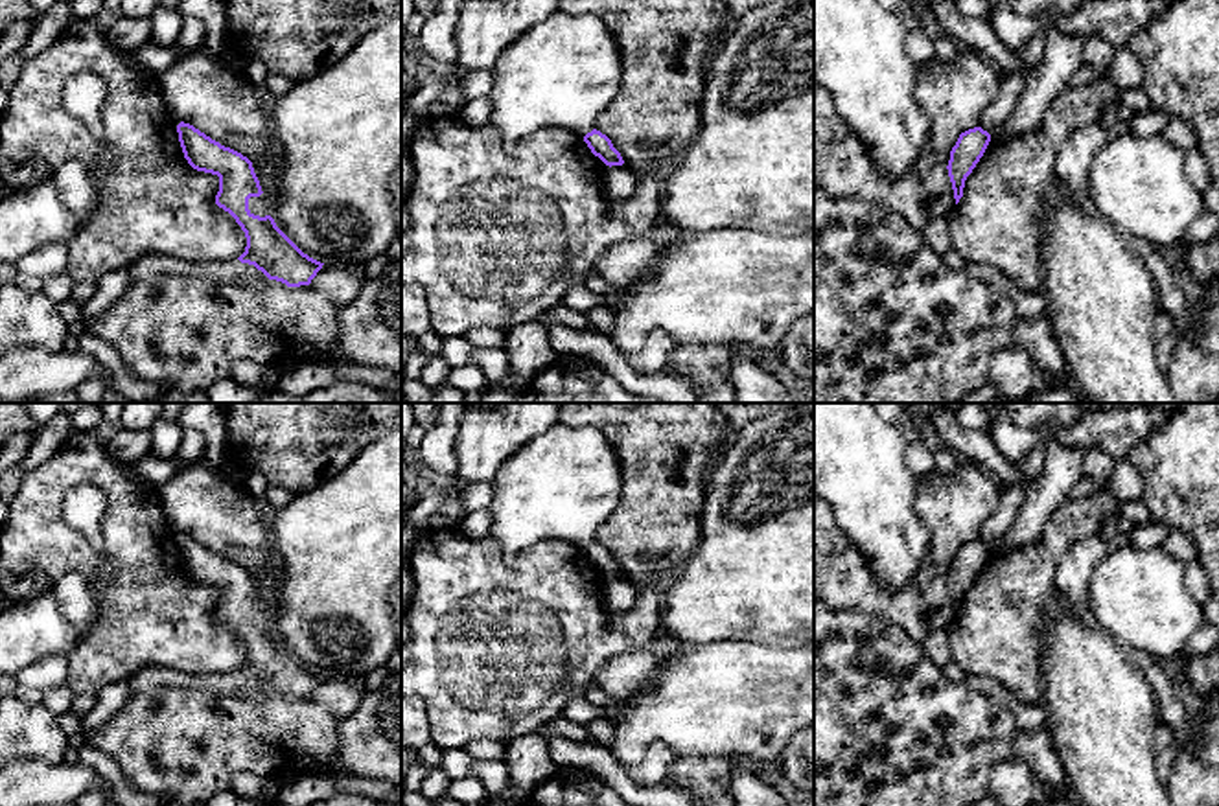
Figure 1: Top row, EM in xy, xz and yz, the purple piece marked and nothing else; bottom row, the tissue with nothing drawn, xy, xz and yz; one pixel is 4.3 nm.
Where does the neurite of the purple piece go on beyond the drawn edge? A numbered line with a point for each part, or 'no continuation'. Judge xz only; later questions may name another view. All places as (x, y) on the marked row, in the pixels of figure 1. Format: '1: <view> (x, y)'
no continuation

